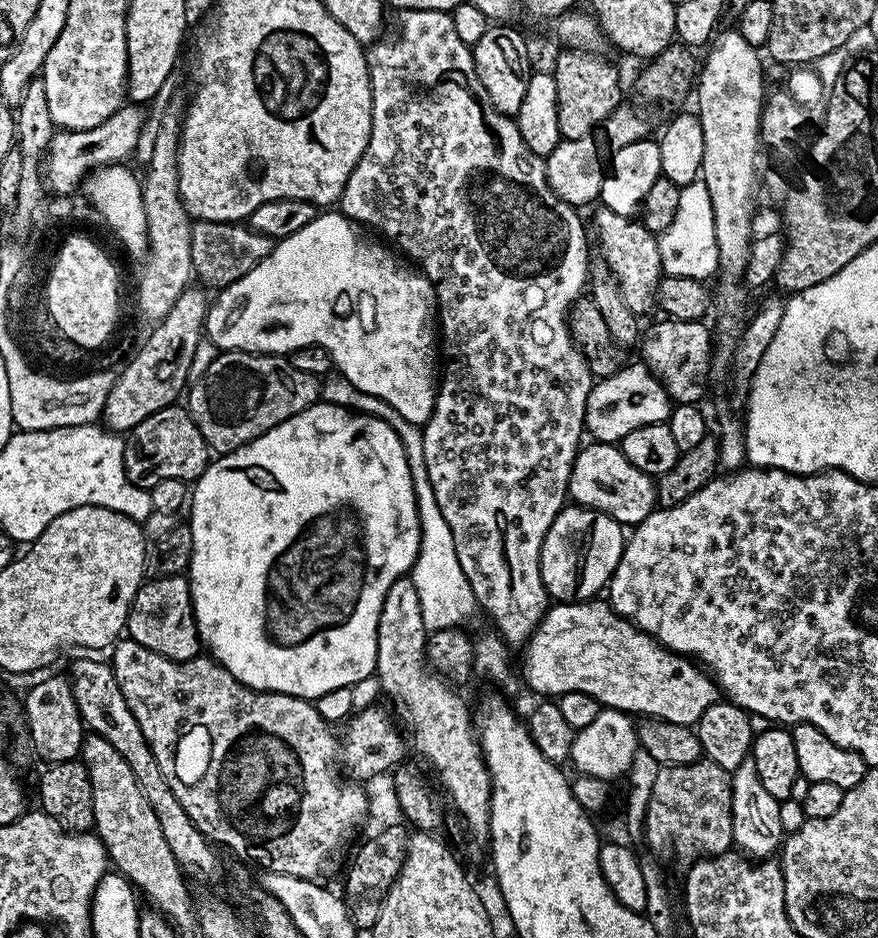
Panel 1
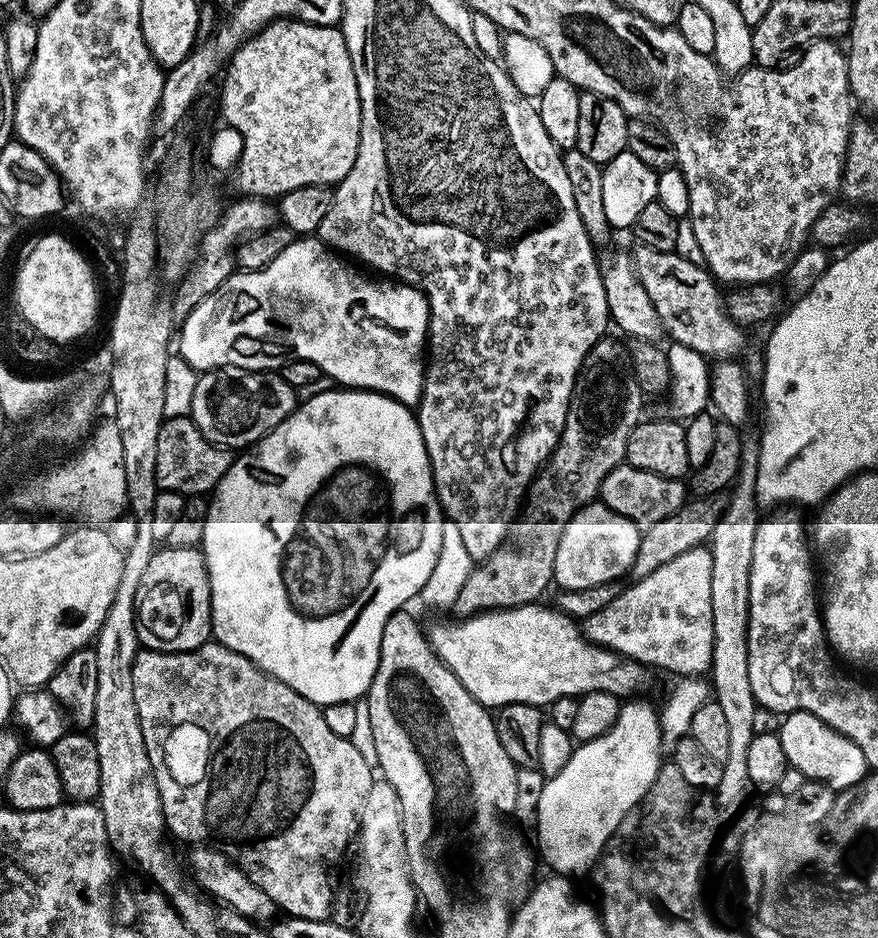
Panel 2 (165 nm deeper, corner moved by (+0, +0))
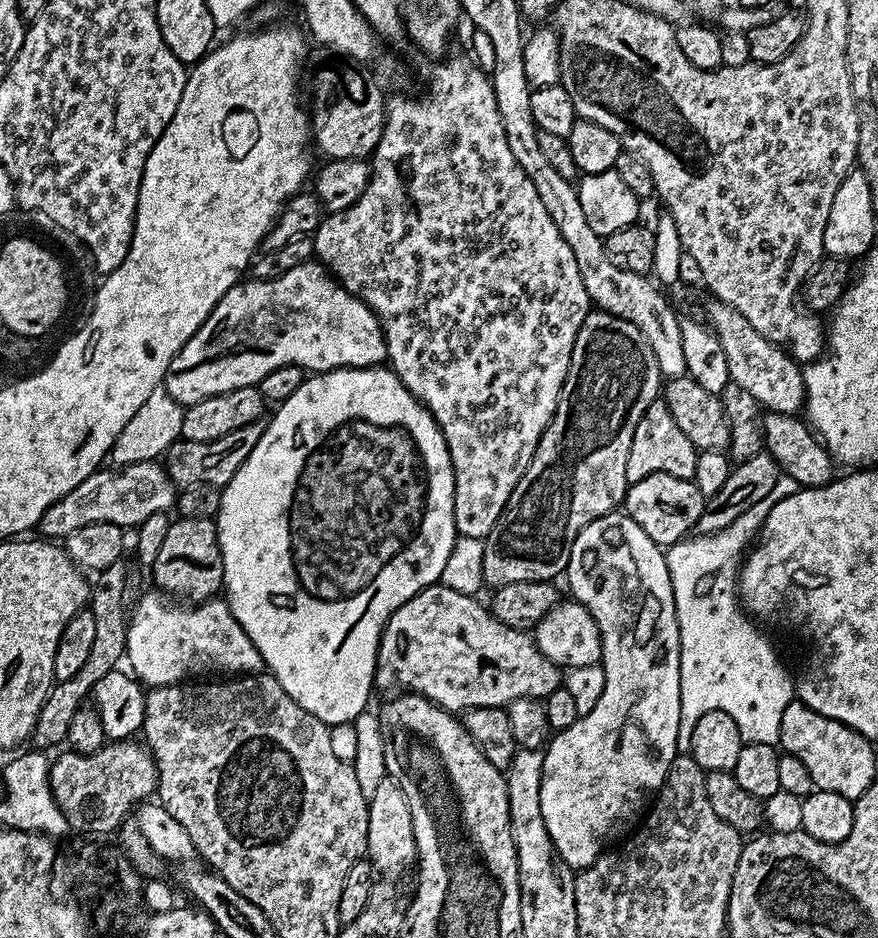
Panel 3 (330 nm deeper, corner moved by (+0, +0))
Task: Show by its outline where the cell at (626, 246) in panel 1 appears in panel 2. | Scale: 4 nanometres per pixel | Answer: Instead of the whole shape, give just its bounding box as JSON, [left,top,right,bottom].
[635,246,745,360]

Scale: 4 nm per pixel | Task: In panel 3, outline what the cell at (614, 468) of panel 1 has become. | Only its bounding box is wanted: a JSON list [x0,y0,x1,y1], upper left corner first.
[622,472,705,546]

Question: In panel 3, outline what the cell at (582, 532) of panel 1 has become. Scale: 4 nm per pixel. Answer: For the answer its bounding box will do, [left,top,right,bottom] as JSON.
[540,511,682,870]

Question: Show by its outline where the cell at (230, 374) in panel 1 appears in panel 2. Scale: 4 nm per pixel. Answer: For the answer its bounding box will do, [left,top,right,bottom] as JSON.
[190,368,297,450]

